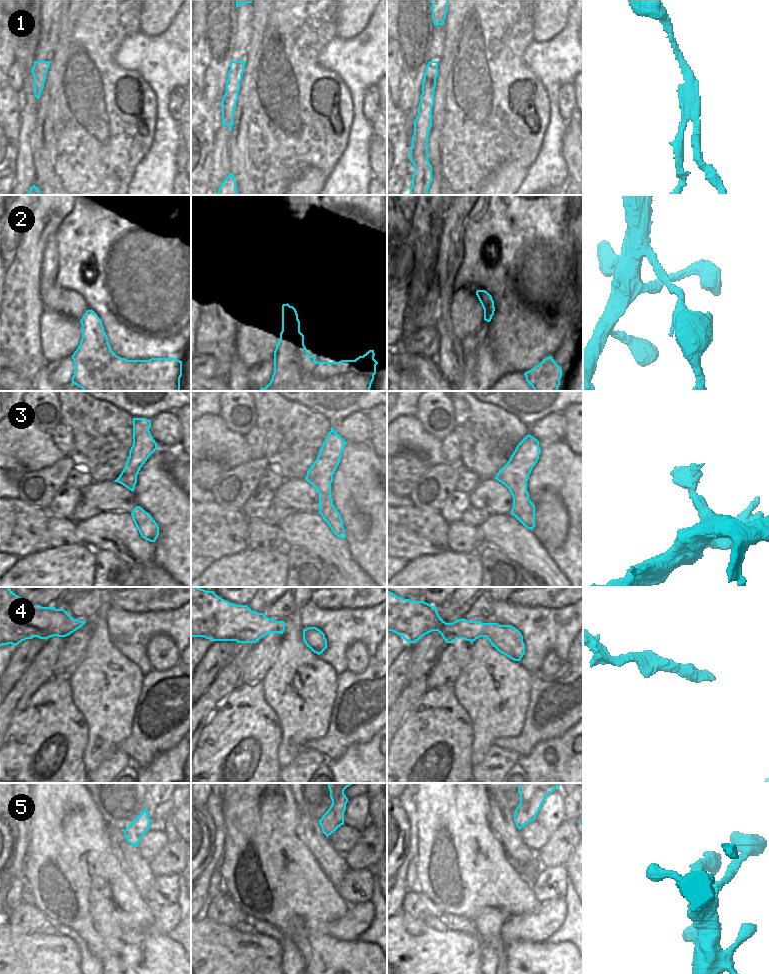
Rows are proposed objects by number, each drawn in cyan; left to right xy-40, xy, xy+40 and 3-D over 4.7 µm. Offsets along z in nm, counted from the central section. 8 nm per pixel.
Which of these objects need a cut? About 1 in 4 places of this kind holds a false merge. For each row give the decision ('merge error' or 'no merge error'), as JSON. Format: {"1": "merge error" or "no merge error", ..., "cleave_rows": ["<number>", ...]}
{"1": "merge error", "2": "merge error", "3": "no merge error", "4": "no merge error", "5": "no merge error", "cleave_rows": ["1", "2"]}

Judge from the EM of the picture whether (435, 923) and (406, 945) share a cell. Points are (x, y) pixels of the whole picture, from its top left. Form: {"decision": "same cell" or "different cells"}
{"decision": "different cells"}

